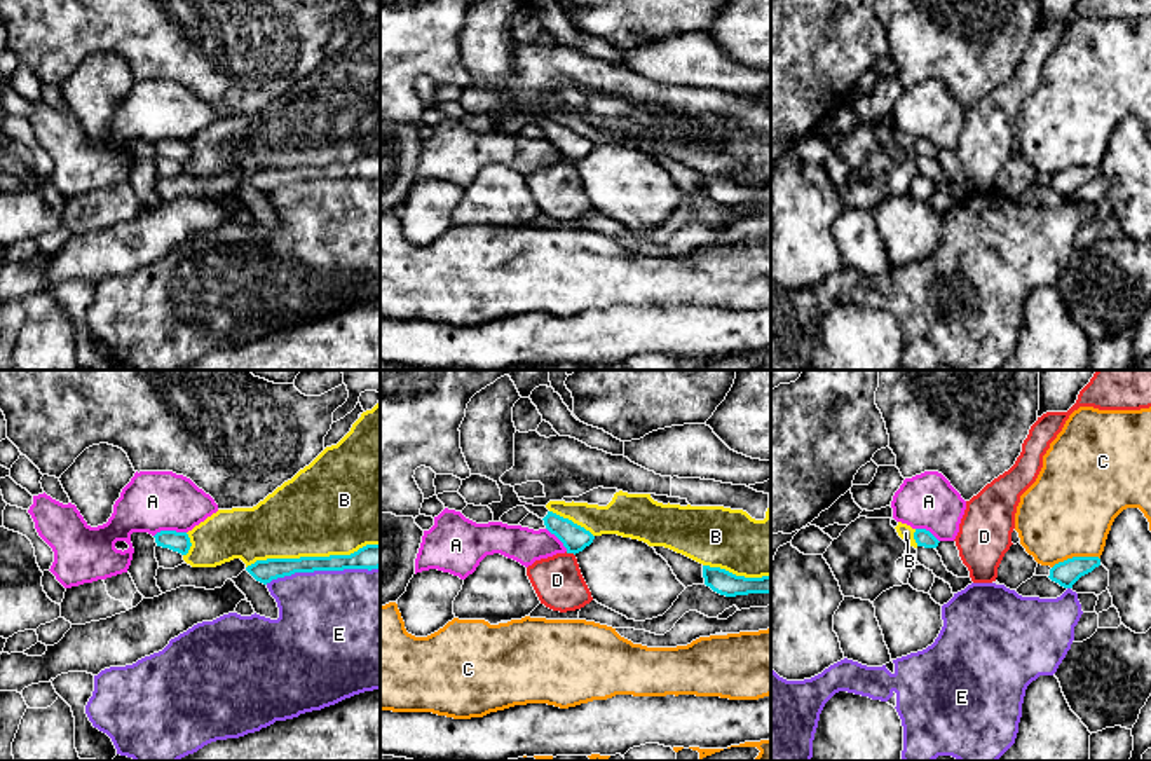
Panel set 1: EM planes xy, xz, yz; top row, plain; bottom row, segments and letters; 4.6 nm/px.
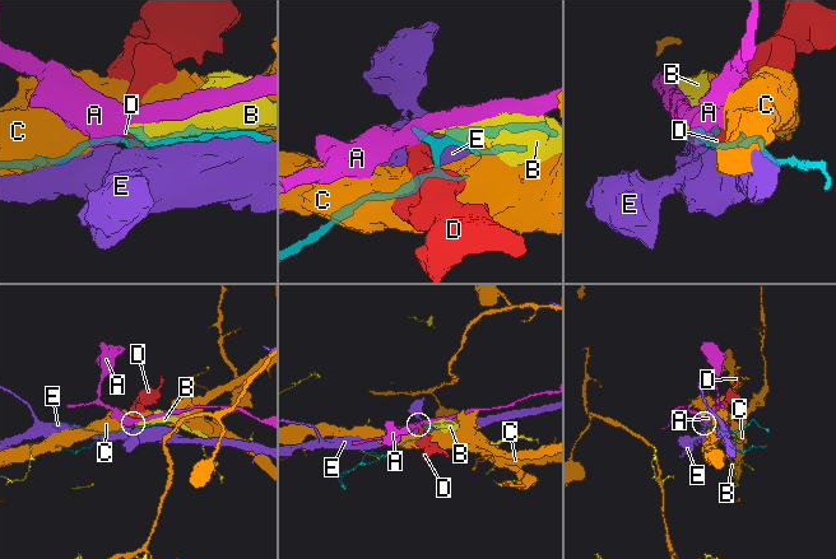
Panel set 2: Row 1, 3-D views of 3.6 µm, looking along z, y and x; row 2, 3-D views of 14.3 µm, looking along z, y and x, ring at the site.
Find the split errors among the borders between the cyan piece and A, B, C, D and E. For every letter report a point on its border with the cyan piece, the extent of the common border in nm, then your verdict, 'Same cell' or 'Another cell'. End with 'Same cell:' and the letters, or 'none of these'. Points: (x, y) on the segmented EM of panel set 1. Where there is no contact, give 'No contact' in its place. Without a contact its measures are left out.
A: Touches cyan at xy (170, 531). Shared border 150 nm. Another cell
B: Touches cyan at xy (313, 557). Shared border 650 nm. Another cell
C: Touches cyan at yz (1075, 557). Shared border 220 nm. Another cell
D: Touches cyan at xz (571, 552). Shared border 50 nm. Another cell
E: Touches cyan at xy (321, 569). Shared border 550 nm. Another cell
Same cell: none of these

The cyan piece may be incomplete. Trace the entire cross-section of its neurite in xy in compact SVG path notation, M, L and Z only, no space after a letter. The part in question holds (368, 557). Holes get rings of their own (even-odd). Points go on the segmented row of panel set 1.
M366 545L351 555L267 559L256 560L246 571L260 583L291 576L295 572L344 571L344 569L378 569L380 545Z

